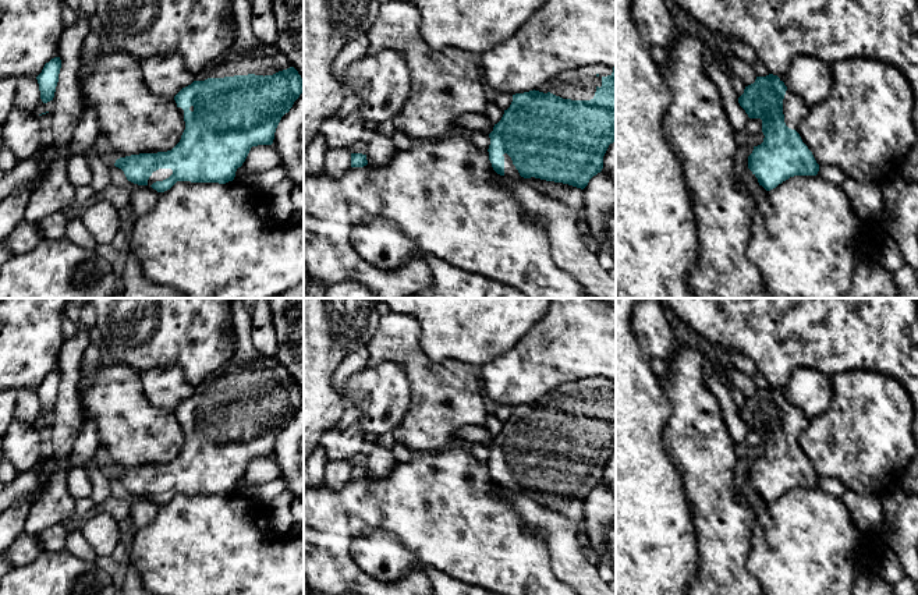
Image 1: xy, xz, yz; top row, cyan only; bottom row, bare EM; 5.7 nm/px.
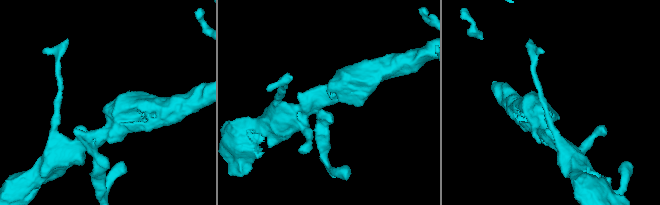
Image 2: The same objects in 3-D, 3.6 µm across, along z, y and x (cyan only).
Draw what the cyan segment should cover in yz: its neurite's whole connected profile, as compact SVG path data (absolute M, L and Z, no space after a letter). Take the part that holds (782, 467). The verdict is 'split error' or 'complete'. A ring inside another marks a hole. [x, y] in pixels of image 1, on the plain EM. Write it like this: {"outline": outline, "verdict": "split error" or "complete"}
{"outline": "M781 387L756 389L754 396L745 399L738 415L749 431L762 432L763 454L754 458L748 468L748 481L758 490L759 497L770 503L790 489L818 486L819 477L794 442L797 433L805 426L807 418L801 408L784 397Z", "verdict": "split error"}

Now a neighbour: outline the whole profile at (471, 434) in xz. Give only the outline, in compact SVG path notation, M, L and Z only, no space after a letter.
M467 425L456 433L457 439L467 440L469 443L481 443L485 446L490 446L493 443L495 436L488 431L486 426L474 426Z

